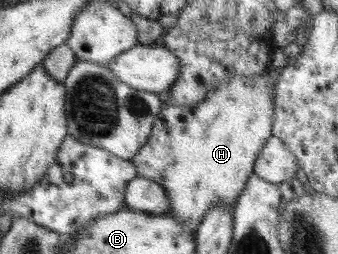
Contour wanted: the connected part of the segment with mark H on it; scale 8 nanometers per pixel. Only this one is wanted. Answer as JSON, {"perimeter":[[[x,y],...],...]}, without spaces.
{"perimeter":[[[270,70],[256,76],[236,76],[206,93],[206,97],[196,105],[169,105],[157,114],[148,140],[140,147],[138,154],[131,158],[136,165],[137,176],[158,182],[166,189],[170,210],[168,213],[195,234],[204,214],[210,207],[222,203],[233,211],[248,177],[253,173],[254,162],[258,158],[266,140],[272,136],[274,124],[275,85],[270,84]]]}

